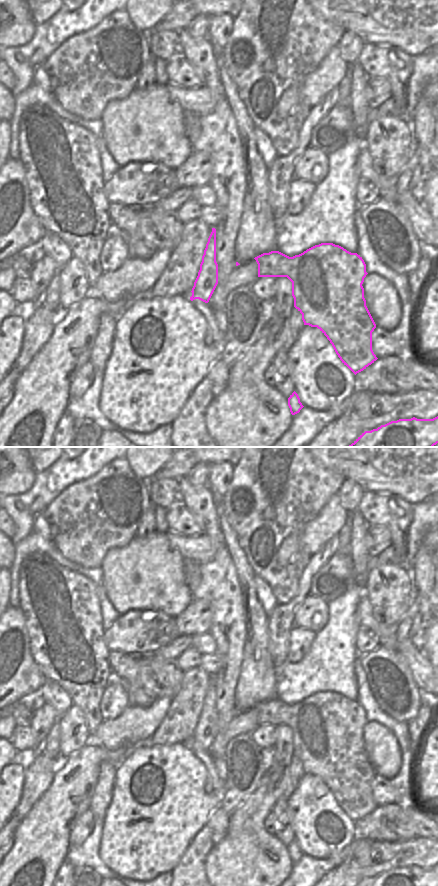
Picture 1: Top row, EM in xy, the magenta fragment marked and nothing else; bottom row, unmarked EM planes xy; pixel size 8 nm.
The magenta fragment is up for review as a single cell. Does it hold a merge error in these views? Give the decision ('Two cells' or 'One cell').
Two cells

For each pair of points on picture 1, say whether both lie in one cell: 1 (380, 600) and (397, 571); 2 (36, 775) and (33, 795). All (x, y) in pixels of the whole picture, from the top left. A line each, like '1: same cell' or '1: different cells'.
1: same cell
2: same cell

